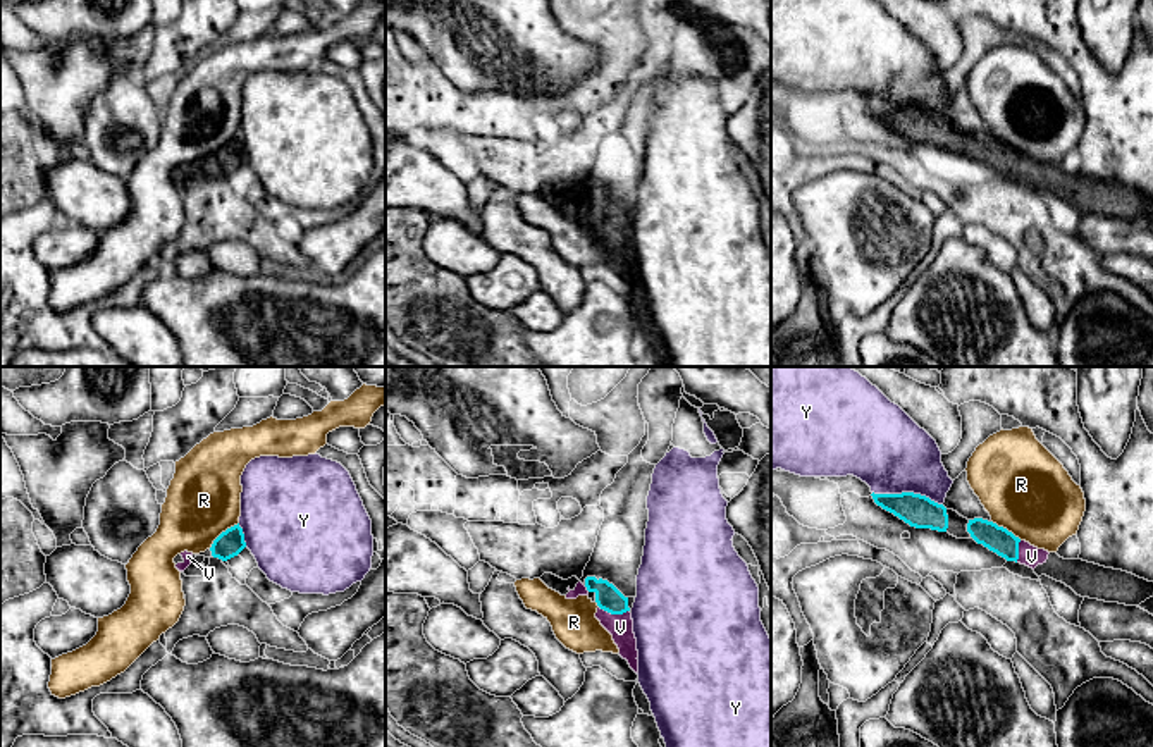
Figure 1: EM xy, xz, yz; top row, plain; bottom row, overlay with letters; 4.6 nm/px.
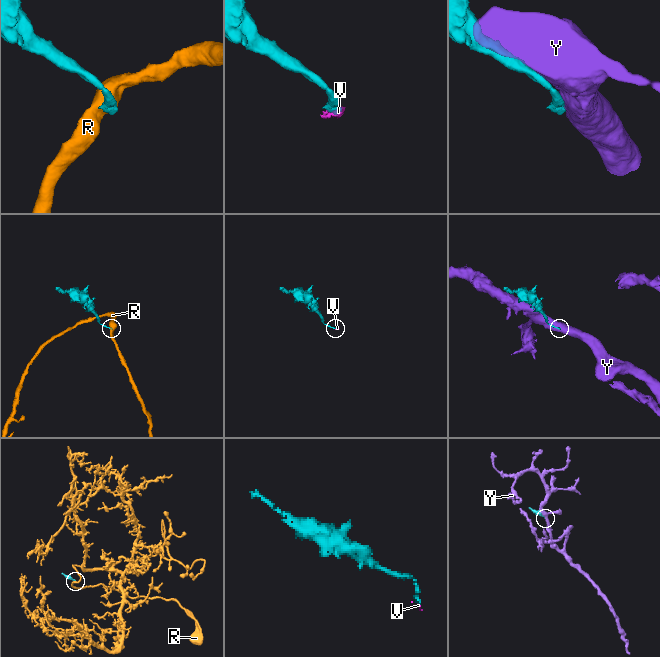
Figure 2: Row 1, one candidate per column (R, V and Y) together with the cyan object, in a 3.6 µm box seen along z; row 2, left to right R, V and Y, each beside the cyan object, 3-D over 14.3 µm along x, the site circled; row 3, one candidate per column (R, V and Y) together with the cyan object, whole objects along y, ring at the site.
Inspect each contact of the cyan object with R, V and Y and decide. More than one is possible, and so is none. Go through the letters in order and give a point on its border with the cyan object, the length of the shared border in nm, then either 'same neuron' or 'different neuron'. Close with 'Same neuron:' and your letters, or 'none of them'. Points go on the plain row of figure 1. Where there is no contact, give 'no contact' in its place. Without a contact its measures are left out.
R: xy (222, 147) | 190 nm | different neuron
V: xz (615, 228) | 150 nm | same neuron
Y: yz (907, 107) | 340 nm | different neuron
Same neuron: V

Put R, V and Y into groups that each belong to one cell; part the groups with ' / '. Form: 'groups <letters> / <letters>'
groups R / V / Y

